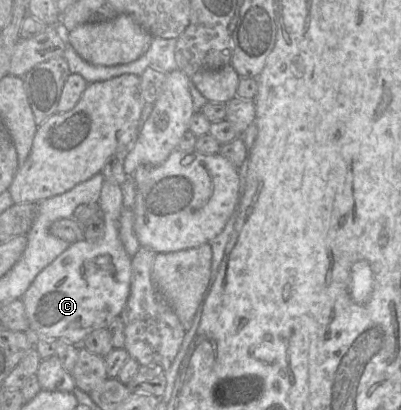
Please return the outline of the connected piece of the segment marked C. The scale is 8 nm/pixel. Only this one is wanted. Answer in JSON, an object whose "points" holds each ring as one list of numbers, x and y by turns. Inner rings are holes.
{"points":[[105,180,103,182,100,199,99,199,99,206,100,206,100,213,104,220,105,232,103,237,98,240,97,242,88,242,85,239,79,239,70,244,67,250,65,250,61,255,59,255,51,264,49,264,46,268,44,268,33,280,27,291,21,297,21,300,24,303,25,311,27,318,30,324,30,335,34,337,34,339,38,338,59,338,65,340,69,343,74,345,82,345,83,340,94,330,107,328,111,321,116,316,120,316,123,307,125,306,127,299,130,294,130,285,131,285,131,276,132,276,132,269,131,269,131,261,132,257,126,252,124,245,121,241,120,234,119,234,119,222,120,216,122,212,122,205,123,205,123,193,120,188,120,185,111,182,109,180],[101,256,108,256,109,257,109,265,107,268,101,268,96,264,96,259]]}

